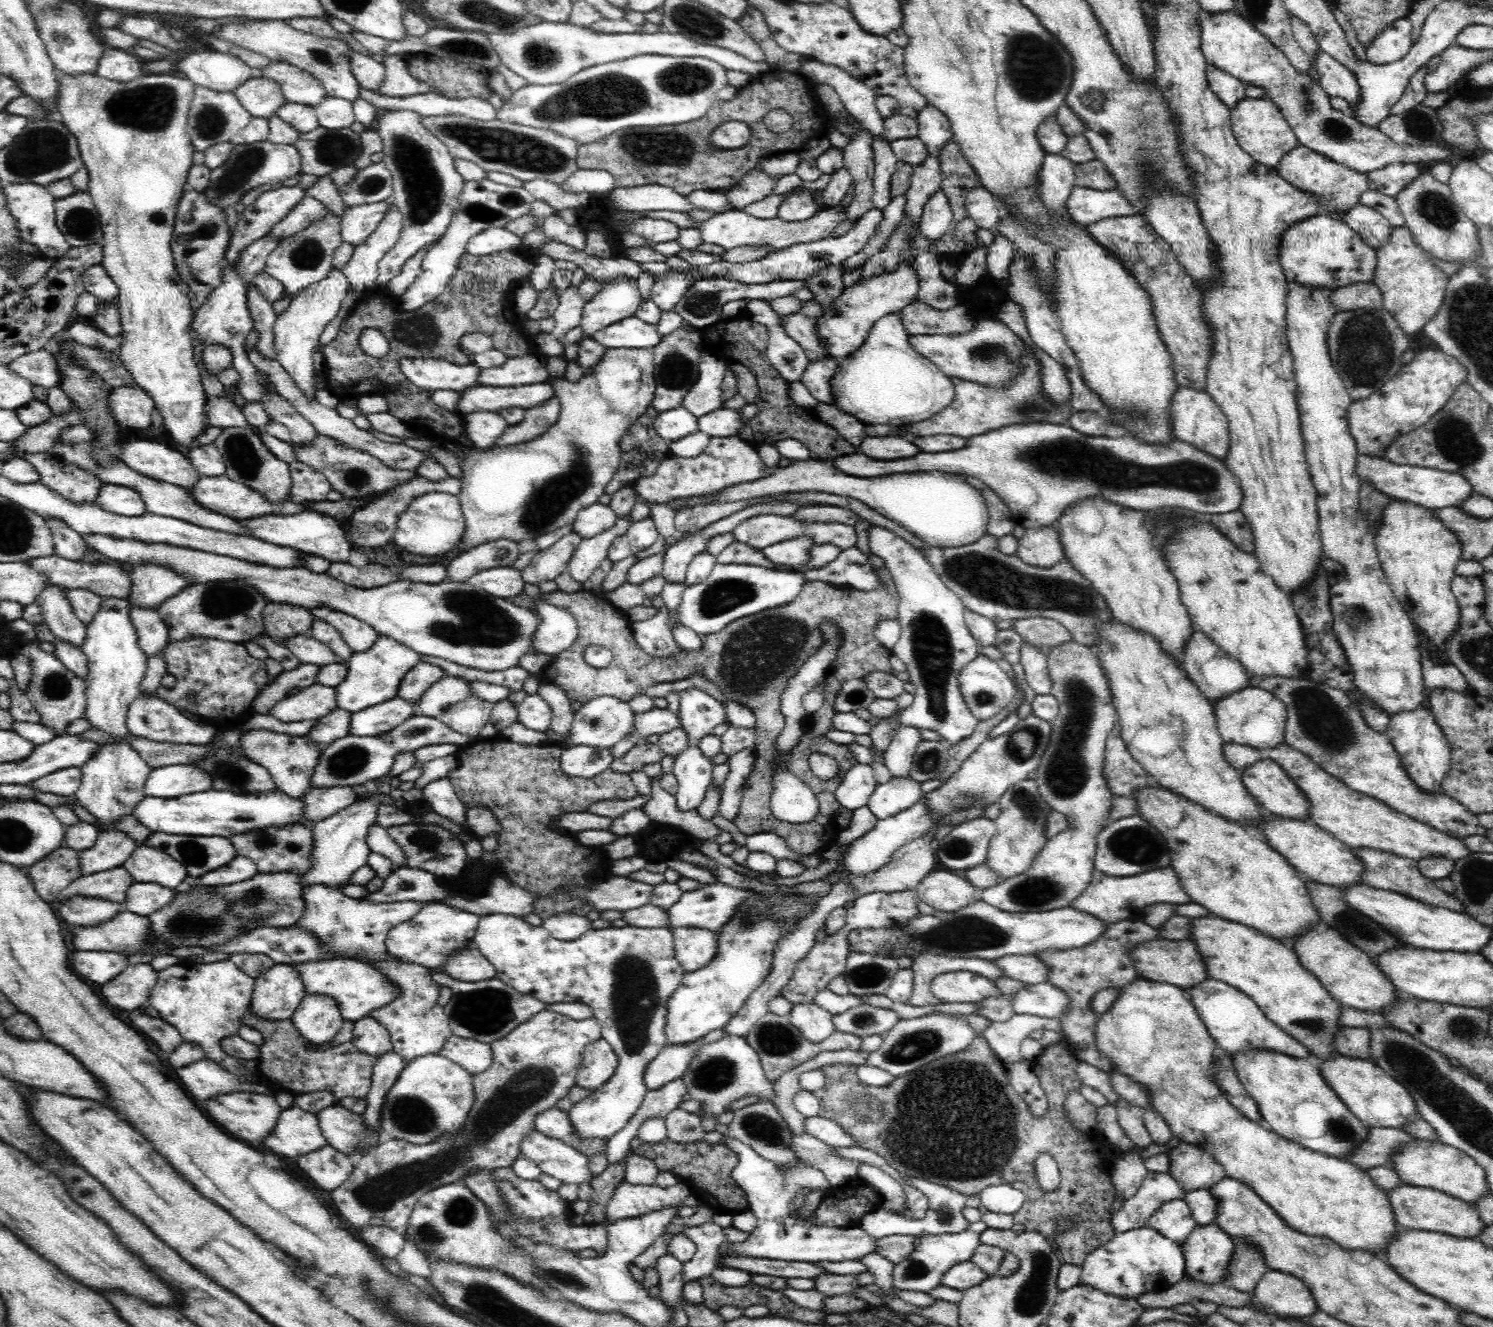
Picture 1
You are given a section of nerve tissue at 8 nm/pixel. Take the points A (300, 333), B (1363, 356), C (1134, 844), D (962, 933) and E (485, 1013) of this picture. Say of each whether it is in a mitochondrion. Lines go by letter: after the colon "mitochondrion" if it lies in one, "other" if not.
A: other
B: mitochondrion
C: mitochondrion
D: mitochondrion
E: mitochondrion

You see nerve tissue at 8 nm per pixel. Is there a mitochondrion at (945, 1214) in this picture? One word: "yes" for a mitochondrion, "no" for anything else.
yes

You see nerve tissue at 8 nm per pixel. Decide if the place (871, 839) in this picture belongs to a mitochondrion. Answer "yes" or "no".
no

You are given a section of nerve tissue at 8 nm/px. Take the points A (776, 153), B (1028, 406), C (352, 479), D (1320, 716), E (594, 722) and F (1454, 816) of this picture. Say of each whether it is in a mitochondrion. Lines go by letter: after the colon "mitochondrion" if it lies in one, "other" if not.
A: other
B: mitochondrion
C: mitochondrion
D: mitochondrion
E: mitochondrion
F: other

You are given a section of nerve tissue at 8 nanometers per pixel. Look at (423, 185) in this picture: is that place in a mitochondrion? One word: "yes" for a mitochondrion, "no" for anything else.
yes

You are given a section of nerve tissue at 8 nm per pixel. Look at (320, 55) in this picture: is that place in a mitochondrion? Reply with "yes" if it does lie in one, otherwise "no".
yes

